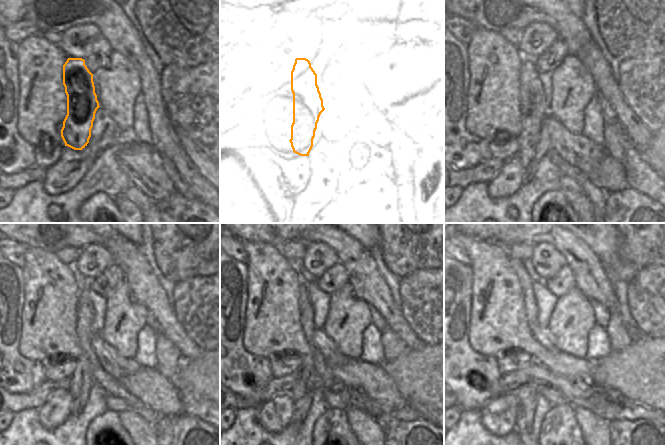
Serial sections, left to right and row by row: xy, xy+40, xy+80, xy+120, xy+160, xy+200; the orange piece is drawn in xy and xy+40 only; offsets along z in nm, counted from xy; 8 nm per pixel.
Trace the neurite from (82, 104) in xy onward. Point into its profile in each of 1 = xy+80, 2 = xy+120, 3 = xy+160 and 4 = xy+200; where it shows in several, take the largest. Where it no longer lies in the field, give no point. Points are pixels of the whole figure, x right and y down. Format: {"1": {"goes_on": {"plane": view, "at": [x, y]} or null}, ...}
{"1": {"goes_on": {"plane": "xy+80", "at": [532, 105]}}, "2": {"goes_on": {"plane": "xy+120", "at": [88, 367]}}, "3": {"goes_on": {"plane": "xy+160", "at": [314, 372]}}, "4": {"goes_on": {"plane": "xy+200", "at": [527, 395]}}}

